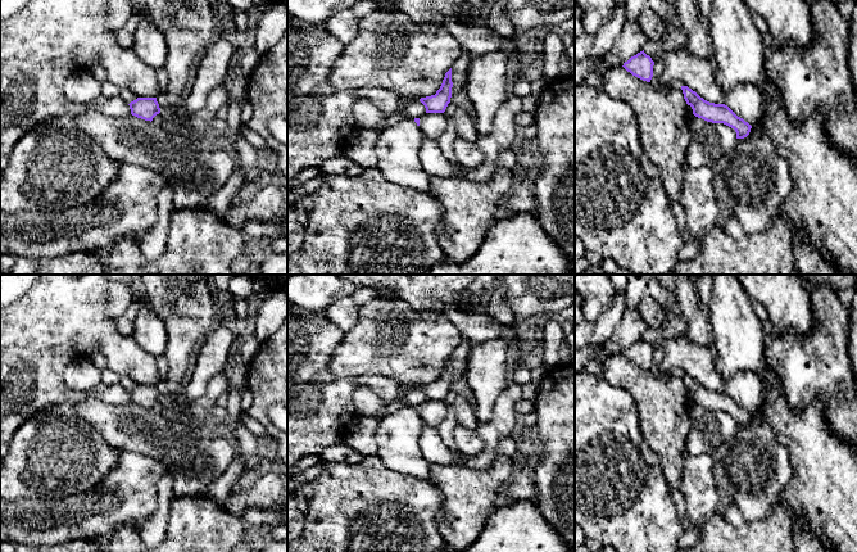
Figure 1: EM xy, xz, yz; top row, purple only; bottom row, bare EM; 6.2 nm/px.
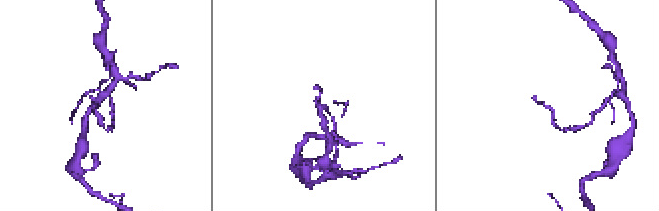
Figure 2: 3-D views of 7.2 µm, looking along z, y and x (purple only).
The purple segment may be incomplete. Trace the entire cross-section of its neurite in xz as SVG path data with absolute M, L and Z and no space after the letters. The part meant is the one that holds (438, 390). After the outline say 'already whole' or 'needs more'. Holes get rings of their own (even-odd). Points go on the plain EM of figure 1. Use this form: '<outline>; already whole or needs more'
M452 356L445 361L443 371L435 383L421 385L426 401L444 401L452 385Z; already whole

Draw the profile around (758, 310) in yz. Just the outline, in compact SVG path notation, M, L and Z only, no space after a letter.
M751 299L751 306L752 306L753 313L762 323L768 320L768 313L759 302L757 302L756 299Z

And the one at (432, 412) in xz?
M425 401L420 404L420 416L427 426L437 429L446 417L446 403L444 401Z

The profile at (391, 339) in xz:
M376 298L359 307L355 326L345 332L341 344L332 352L328 367L337 377L381 375L421 386L436 381L461 338L445 315L418 312L395 298Z

